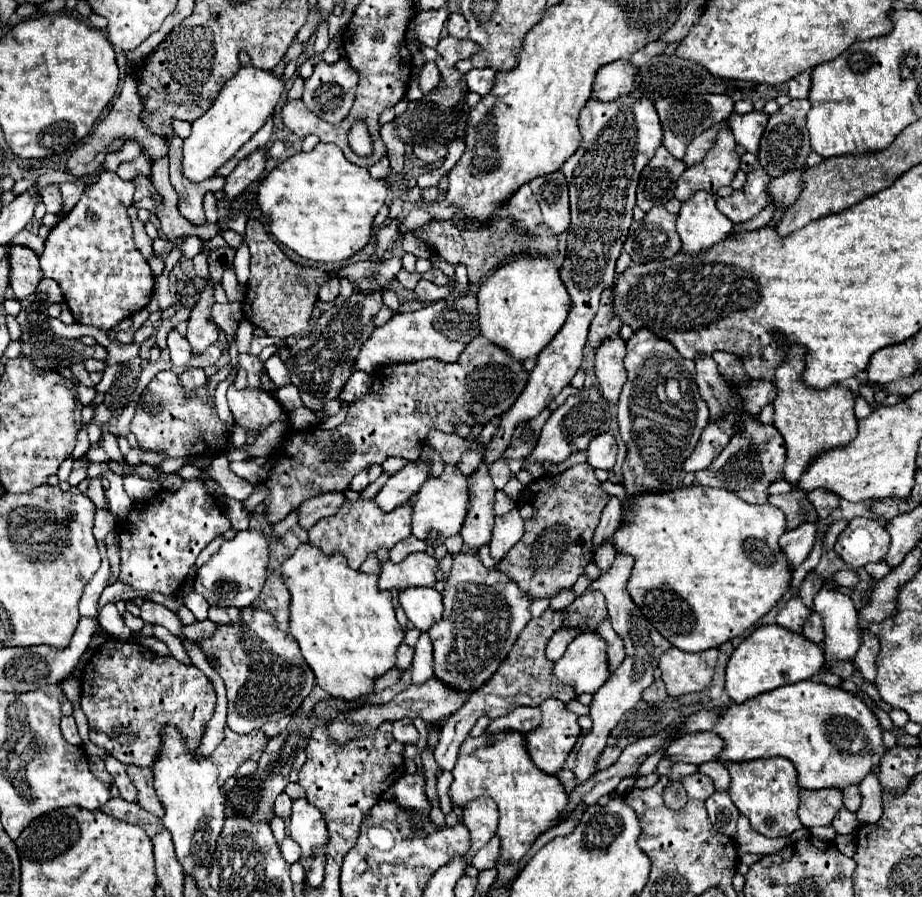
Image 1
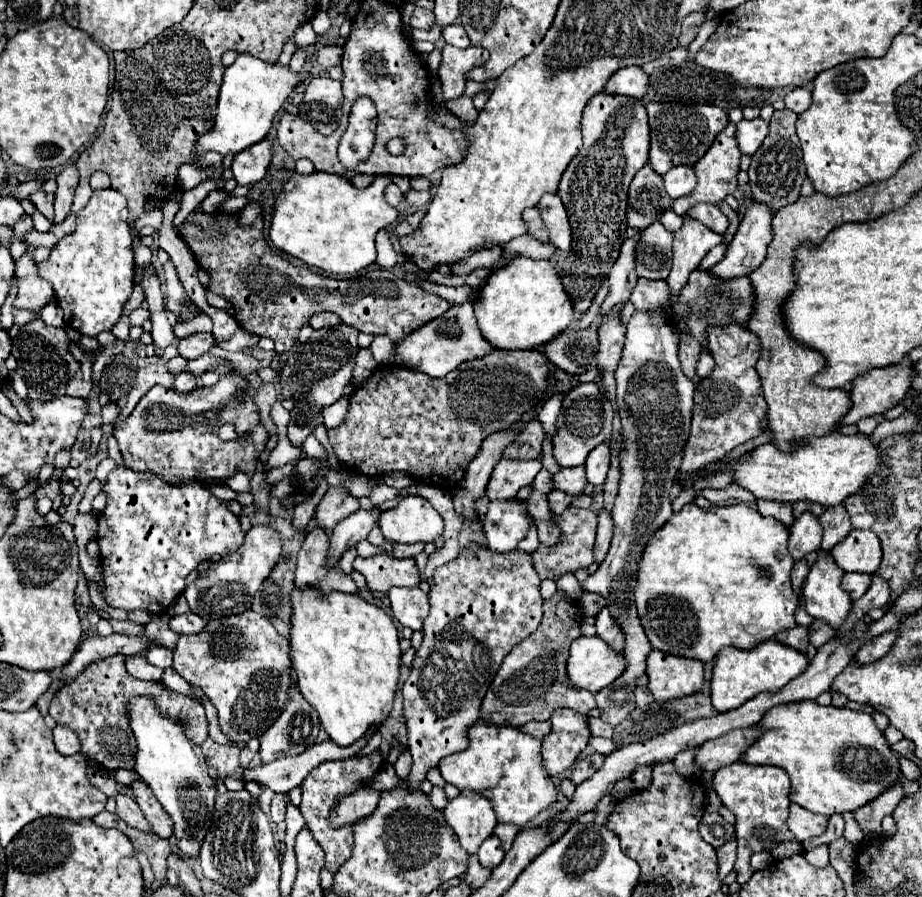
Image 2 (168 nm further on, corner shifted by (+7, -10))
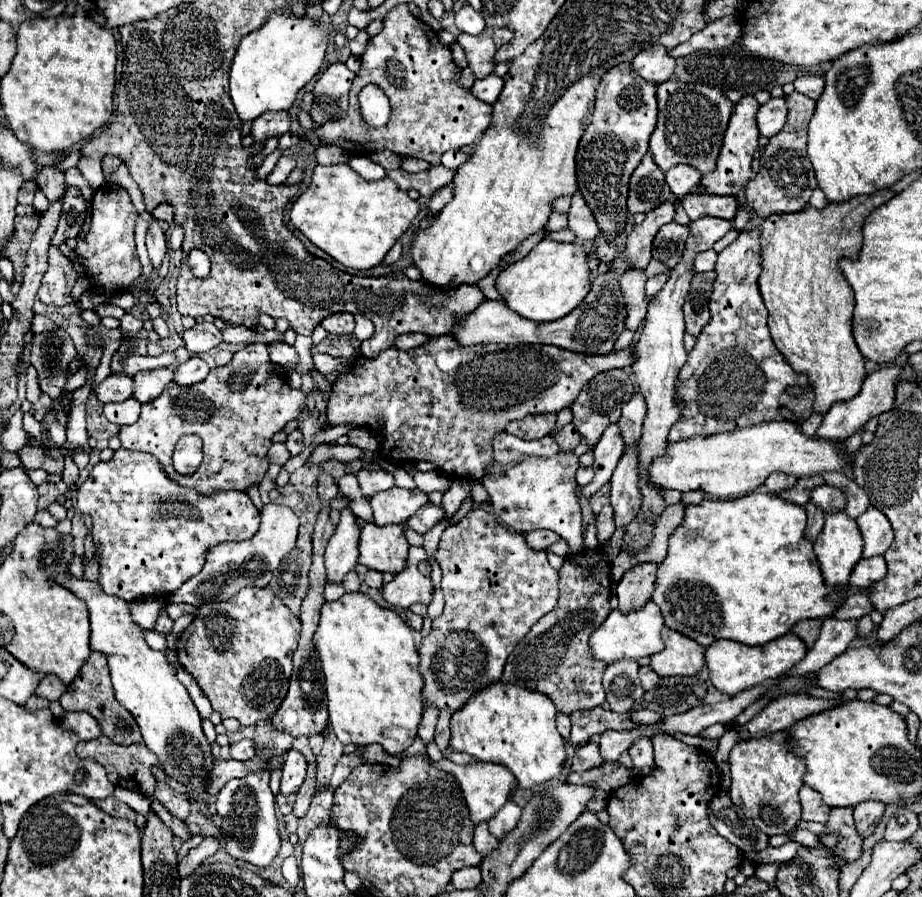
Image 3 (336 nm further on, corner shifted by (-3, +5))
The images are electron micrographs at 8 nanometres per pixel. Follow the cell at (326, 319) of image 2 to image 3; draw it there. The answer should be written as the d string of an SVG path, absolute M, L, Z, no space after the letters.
M336 312L336 314L328 316L328 318L324 318L322 326L332 334L352 332L354 330L354 316L348 314L348 312Z

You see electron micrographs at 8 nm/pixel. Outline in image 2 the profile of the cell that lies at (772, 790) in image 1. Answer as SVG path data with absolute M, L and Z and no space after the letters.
M736 761L716 771L712 789L718 793L722 803L736 815L738 859L734 863L734 871L748 873L752 853L772 851L782 841L794 839L794 835L790 835L790 829L786 825L788 805L790 805L790 779L782 769Z

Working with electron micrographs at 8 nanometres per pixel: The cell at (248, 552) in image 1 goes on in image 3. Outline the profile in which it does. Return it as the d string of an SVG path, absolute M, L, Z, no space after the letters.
M264 504L260 510L260 530L254 538L244 542L224 542L208 550L206 564L192 580L184 582L176 592L172 592L172 602L186 602L192 606L202 606L210 602L230 600L242 588L264 588L270 580L282 558L294 548L298 536L298 518L296 514L282 504Z

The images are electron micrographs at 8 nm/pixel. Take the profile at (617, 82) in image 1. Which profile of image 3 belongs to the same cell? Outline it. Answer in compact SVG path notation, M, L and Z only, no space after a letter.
M652 46L652 48L646 48L646 50L638 52L632 58L630 66L644 80L650 80L654 84L662 84L672 76L676 62L674 62L674 58L670 58L666 54L666 48Z

